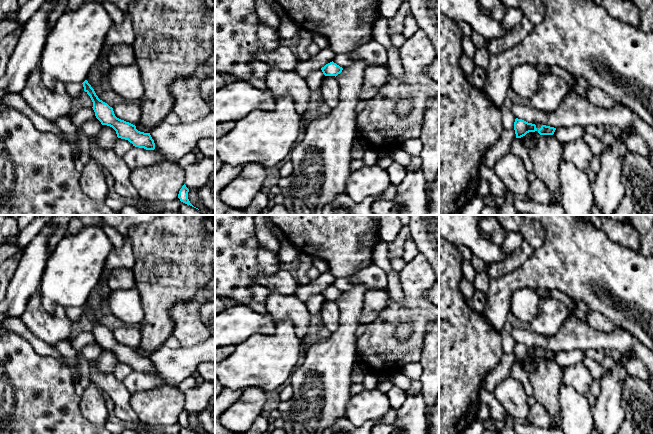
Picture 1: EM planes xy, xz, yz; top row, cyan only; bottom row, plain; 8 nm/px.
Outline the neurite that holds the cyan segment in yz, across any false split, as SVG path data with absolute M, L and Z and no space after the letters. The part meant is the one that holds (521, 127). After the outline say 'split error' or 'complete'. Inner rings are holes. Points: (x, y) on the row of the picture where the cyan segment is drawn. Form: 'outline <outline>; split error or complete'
outline M516 118L514 122L514 130L516 138L521 138L529 132L537 131L537 128L535 124L528 123L522 119Z; complete

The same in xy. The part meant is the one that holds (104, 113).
outline M87 80L82 84L84 91L90 96L93 102L92 108L95 112L95 116L102 125L112 127L116 131L118 138L128 140L135 147L144 148L146 150L155 149L155 143L150 133L140 132L136 129L135 125L117 118L113 108L98 98Z; complete

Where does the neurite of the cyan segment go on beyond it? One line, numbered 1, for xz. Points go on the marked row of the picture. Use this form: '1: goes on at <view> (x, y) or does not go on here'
1: does not go on here

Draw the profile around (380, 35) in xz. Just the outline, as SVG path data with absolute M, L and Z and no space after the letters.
M379 16L375 21L372 30L373 39L382 44L387 50L392 47L388 29L388 19Z

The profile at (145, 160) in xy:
M215 112L193 123L172 125L162 121L150 135L155 143L154 150L134 146L123 156L130 170L159 162L178 162L192 152L201 139L215 139Z

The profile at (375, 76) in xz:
M386 65L367 66L363 74L359 100L369 100L373 98L390 77L391 74Z

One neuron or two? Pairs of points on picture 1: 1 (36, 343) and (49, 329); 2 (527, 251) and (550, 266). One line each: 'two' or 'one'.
1: two
2: two

